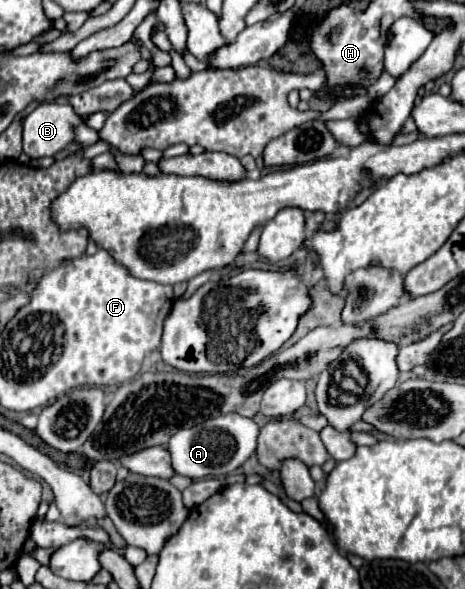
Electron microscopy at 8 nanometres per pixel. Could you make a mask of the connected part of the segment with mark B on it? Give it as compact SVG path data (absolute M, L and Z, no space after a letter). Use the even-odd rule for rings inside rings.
M41 103L25 119L23 151L31 157L55 157L75 141L75 129L83 119L71 105Z

